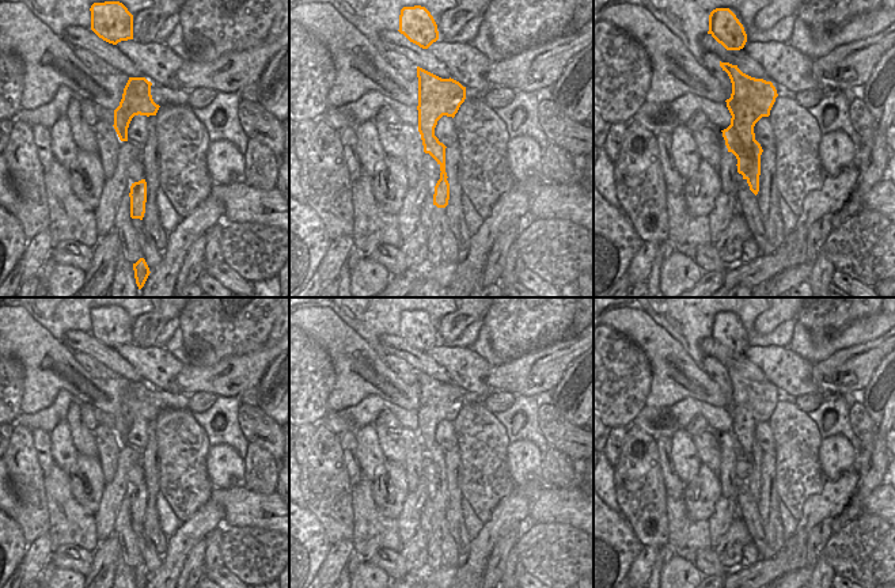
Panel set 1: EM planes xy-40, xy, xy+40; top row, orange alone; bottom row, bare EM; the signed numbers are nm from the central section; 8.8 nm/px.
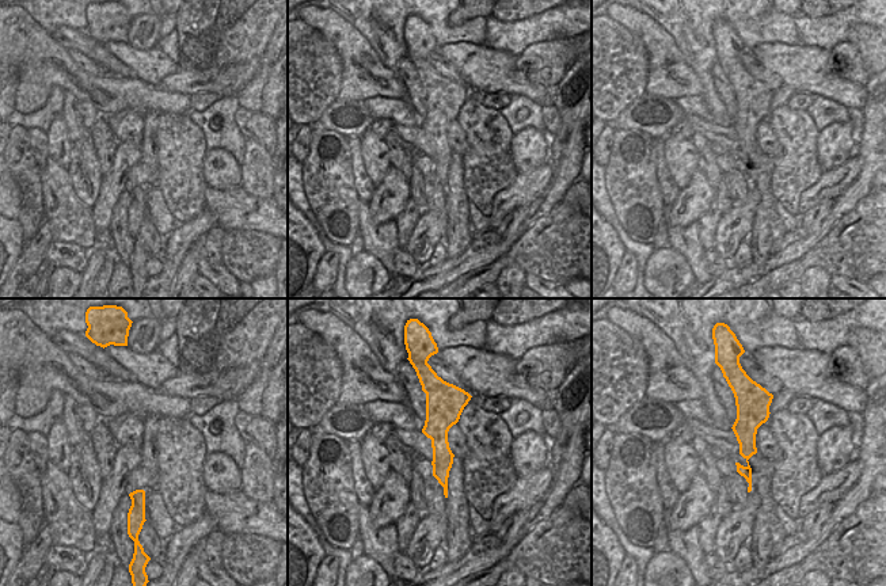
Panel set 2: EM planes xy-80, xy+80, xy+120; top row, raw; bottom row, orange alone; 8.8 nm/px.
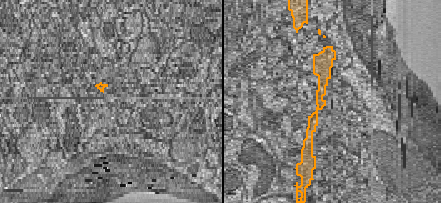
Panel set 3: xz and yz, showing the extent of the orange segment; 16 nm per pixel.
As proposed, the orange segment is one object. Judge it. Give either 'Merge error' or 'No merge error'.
No merge error.

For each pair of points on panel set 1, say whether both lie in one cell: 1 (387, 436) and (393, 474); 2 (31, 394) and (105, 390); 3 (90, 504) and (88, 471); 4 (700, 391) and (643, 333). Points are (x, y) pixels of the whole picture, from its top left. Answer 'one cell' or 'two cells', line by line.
1: two cells
2: one cell
3: one cell
4: one cell

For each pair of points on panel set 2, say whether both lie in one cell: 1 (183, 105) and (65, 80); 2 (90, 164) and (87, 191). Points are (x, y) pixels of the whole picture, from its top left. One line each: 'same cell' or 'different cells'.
1: same cell
2: same cell

